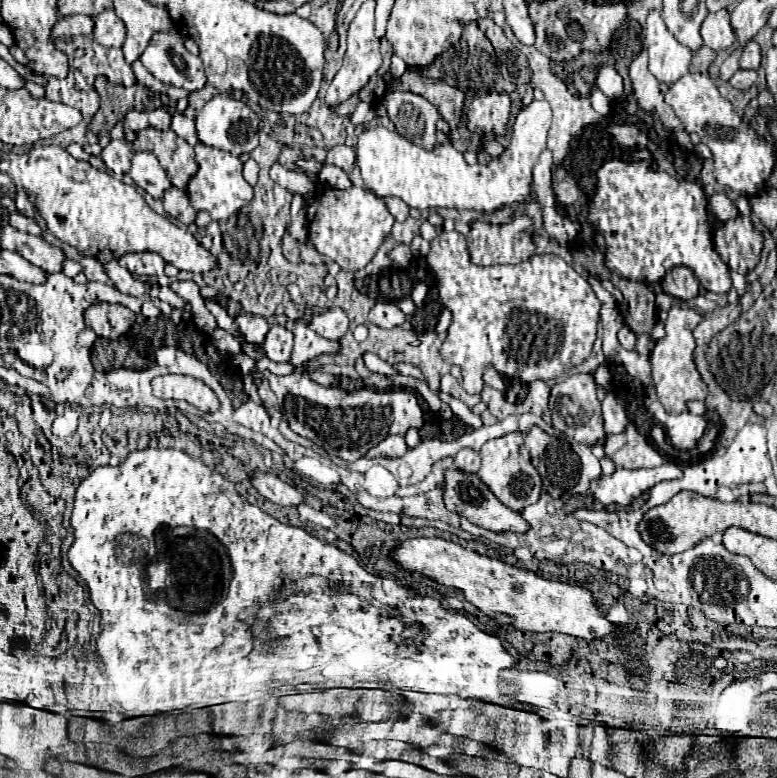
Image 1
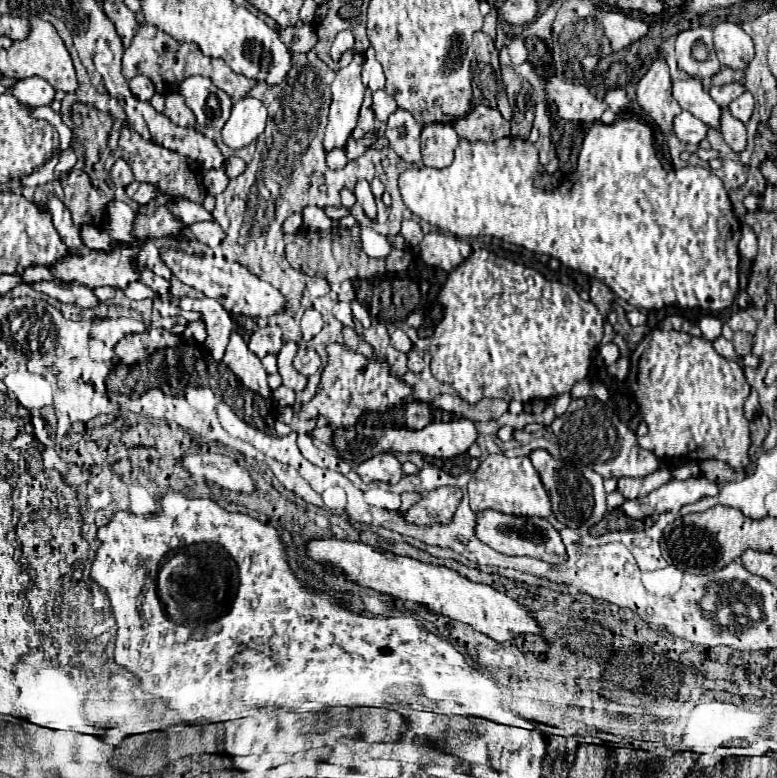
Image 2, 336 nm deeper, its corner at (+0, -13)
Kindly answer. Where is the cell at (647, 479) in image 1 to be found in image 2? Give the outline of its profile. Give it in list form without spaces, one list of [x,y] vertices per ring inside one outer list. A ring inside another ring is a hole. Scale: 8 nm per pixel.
[[[705,476],[689,480],[671,480],[645,498],[627,500],[621,508],[629,518],[647,518],[663,512],[679,512],[685,504],[693,504],[705,496],[717,496],[719,486]]]

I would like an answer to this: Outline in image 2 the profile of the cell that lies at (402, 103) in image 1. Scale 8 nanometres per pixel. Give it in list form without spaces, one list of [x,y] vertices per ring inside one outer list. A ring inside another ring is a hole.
[[[397,110],[389,116],[385,136],[387,136],[391,148],[407,164],[421,164],[419,134],[421,134],[421,126],[409,112]]]

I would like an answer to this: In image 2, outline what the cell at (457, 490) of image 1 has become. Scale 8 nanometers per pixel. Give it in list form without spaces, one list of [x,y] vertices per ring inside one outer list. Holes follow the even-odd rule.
[[[485,510],[477,516],[477,538],[491,546],[493,550],[507,554],[507,556],[531,556],[539,558],[549,564],[563,564],[567,560],[565,544],[561,542],[561,534],[549,524],[545,518],[517,518],[517,516],[507,516],[495,510]]]

